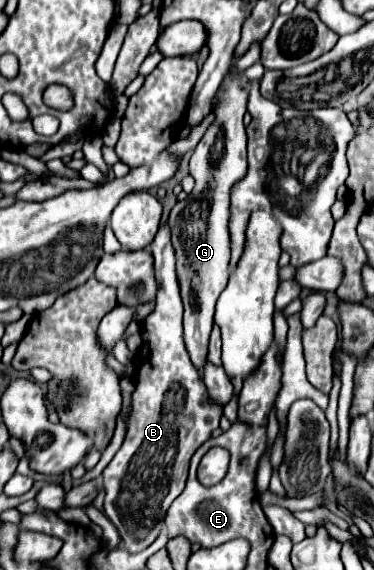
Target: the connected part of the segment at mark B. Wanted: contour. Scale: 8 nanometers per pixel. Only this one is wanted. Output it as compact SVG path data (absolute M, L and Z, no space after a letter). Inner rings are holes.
M167 220L161 224L151 244L151 254L155 256L155 278L159 282L157 302L153 312L141 322L143 344L135 356L135 390L131 394L131 410L125 422L125 440L121 444L121 450L103 470L103 488L107 490L105 514L119 530L121 538L125 540L125 550L131 554L137 554L155 542L163 528L163 518L171 506L171 500L175 500L183 492L191 456L211 436L211 432L219 428L219 418L223 416L223 410L209 400L207 388L199 378L199 372L191 364L183 342L183 304L179 296L179 284L175 274L175 250L171 246L171 230Z

